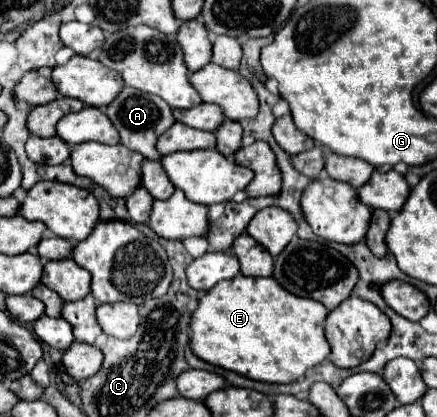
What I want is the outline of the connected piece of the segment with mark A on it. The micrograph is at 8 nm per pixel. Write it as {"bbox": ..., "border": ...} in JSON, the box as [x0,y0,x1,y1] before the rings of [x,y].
{"bbox":[104,87,174,159],"border":[[[124,87],[118,93],[118,97],[104,109],[104,113],[116,127],[116,131],[120,135],[120,143],[124,147],[144,155],[146,159],[160,159],[160,153],[156,151],[156,141],[158,141],[160,133],[164,133],[174,123],[172,109],[168,105],[164,105],[164,101],[160,101],[160,97],[132,89],[132,87]]]}

